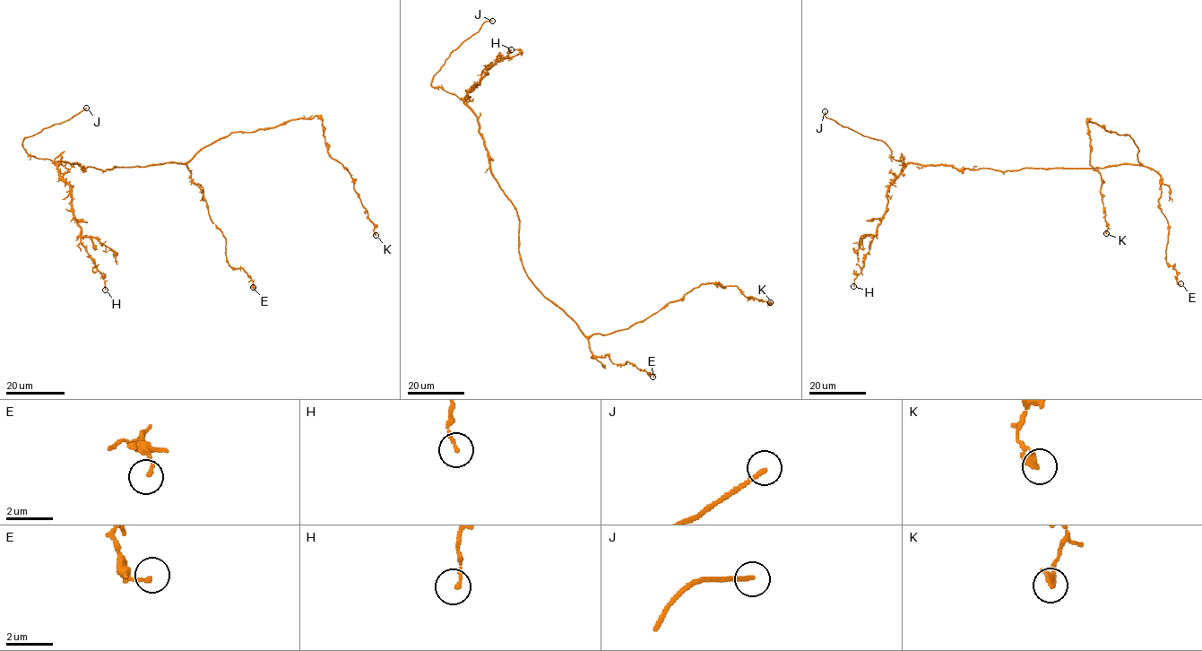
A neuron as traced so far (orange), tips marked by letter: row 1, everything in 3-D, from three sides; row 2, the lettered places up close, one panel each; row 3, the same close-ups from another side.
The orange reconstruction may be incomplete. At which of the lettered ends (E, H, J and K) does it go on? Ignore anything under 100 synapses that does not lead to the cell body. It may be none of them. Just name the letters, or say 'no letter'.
J

